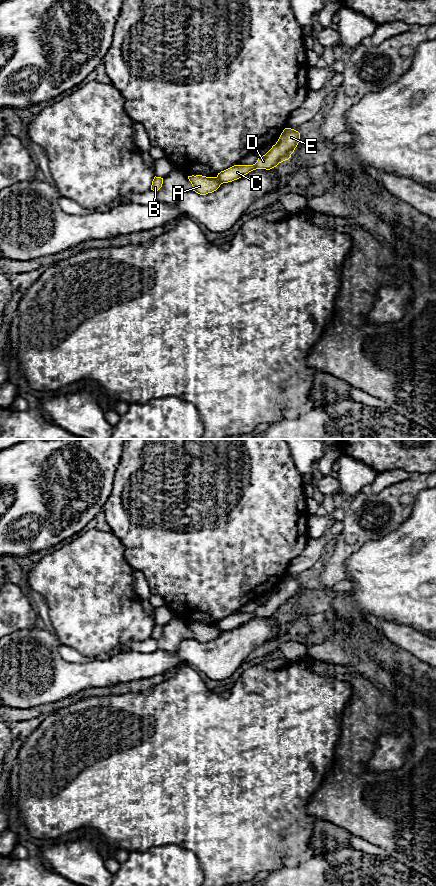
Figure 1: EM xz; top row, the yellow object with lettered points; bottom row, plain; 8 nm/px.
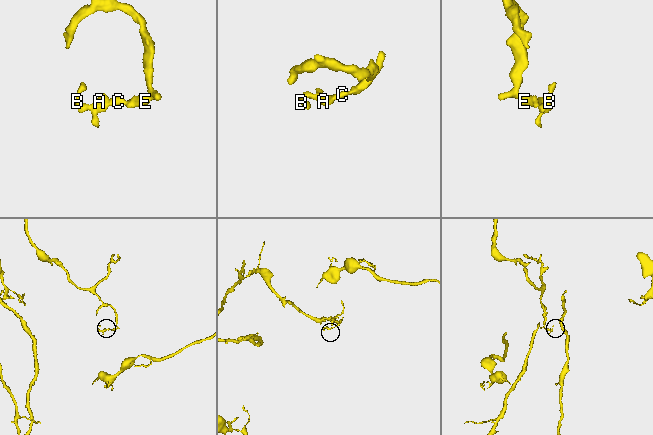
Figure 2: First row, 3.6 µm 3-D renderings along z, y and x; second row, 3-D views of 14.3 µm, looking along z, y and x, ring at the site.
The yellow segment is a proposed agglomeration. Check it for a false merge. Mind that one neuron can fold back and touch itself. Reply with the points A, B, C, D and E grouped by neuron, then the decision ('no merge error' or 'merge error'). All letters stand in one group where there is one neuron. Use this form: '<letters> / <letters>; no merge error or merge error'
A B / C D E; merge error

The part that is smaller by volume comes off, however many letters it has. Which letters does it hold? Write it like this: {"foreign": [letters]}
{"foreign": ["A", "B"]}

